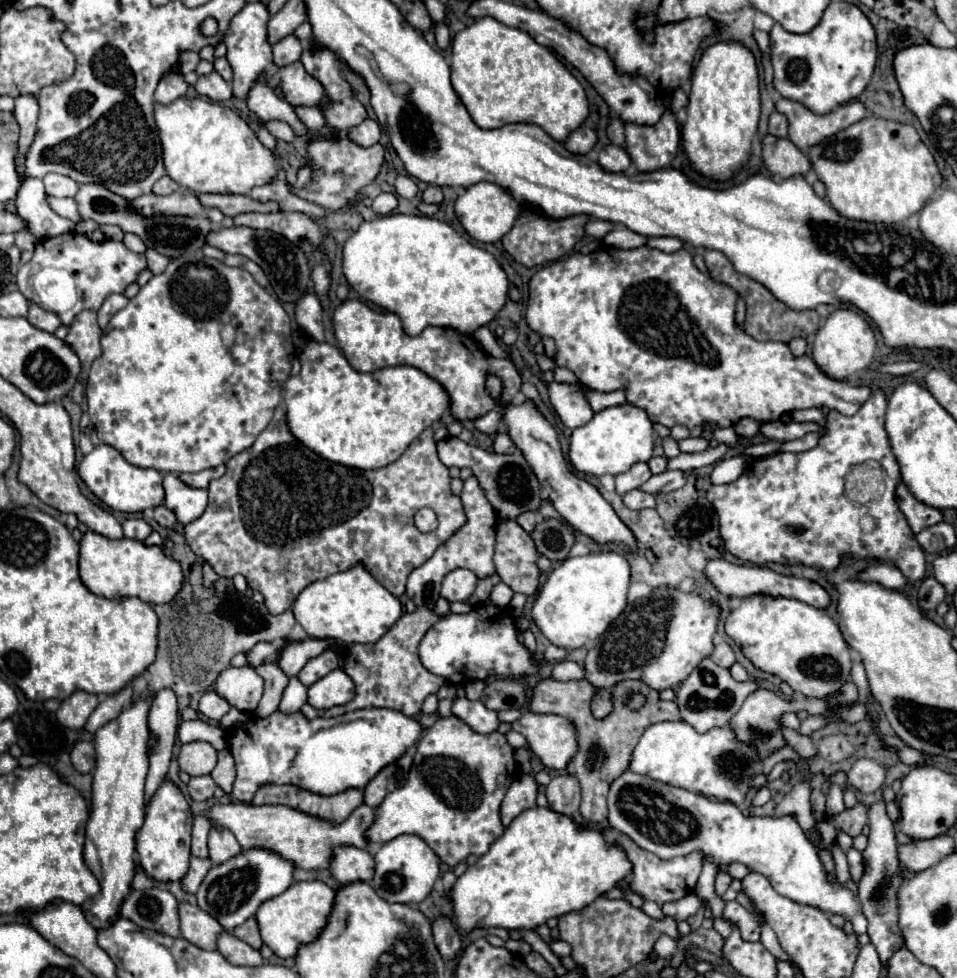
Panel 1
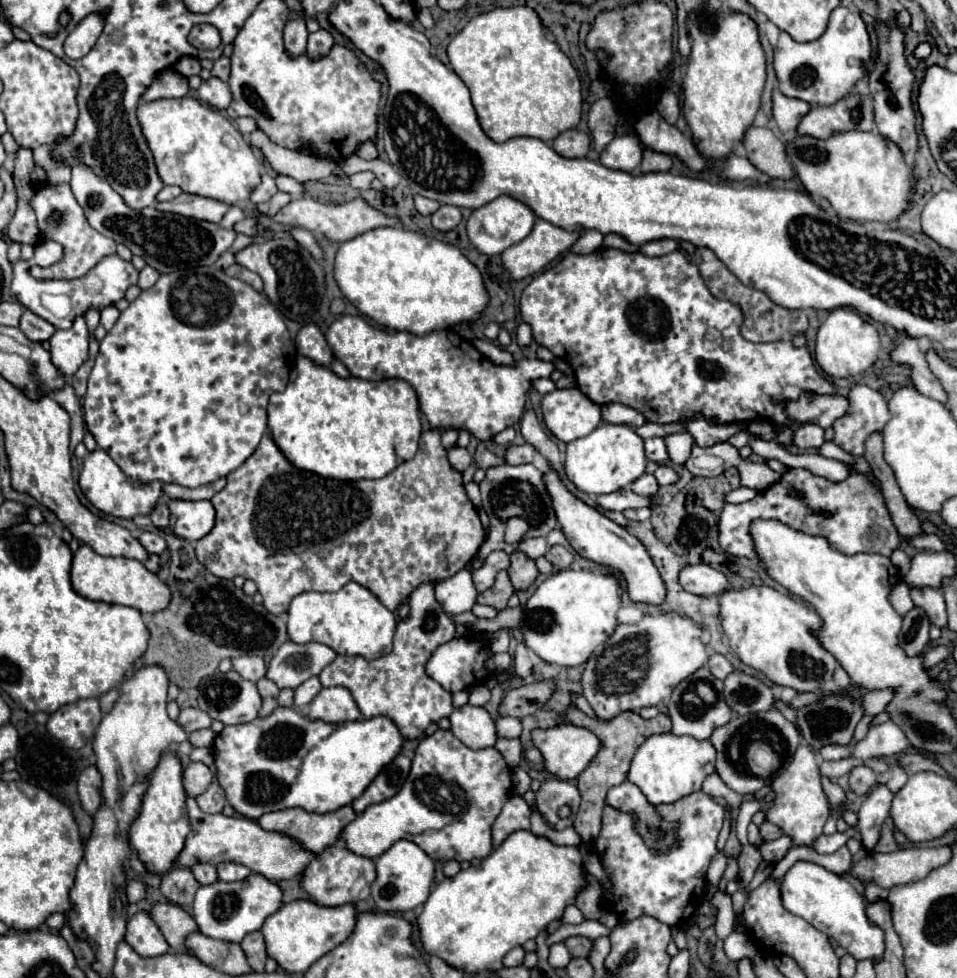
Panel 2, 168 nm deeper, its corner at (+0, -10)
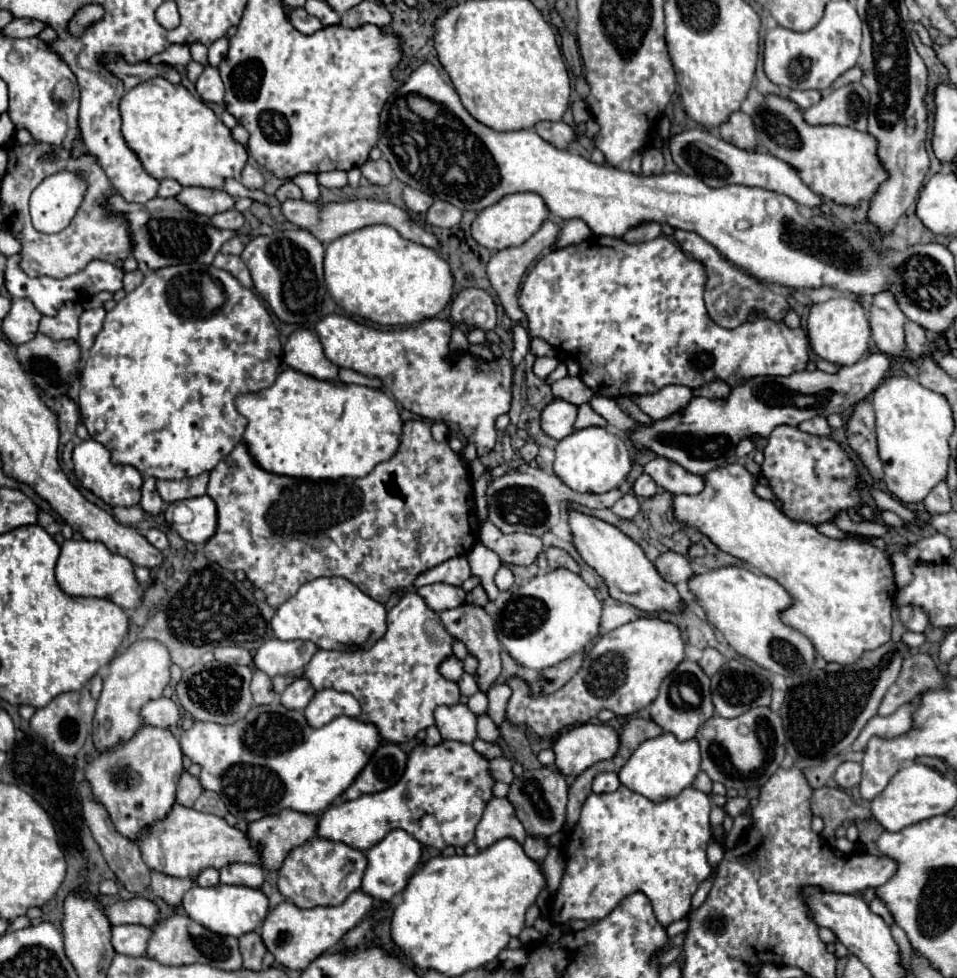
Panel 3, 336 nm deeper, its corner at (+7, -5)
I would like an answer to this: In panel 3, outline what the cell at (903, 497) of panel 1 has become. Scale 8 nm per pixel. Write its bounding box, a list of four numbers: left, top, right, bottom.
[847,401,883,479]

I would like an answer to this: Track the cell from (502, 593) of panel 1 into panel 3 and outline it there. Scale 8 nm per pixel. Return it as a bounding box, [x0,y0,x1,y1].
[439,603,501,693]

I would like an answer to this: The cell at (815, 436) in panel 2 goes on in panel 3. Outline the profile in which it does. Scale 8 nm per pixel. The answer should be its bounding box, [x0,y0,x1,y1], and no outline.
[799,417,831,437]

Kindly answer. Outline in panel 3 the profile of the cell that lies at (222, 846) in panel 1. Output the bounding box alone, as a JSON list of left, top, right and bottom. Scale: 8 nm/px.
[219,863,265,887]

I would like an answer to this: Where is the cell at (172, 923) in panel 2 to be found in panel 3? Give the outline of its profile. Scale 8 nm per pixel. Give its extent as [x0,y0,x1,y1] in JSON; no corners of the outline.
[105,897,161,929]

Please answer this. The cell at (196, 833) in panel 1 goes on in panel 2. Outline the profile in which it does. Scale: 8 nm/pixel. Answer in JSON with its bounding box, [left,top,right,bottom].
[192,864,218,884]

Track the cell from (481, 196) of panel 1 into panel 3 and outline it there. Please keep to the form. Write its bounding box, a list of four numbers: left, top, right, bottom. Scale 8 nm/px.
[471,193,549,251]

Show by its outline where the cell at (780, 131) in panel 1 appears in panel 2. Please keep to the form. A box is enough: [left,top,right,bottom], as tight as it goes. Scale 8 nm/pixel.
[774,88,810,132]

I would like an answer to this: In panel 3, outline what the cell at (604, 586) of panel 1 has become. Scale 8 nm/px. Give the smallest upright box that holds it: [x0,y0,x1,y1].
[497,569,601,669]

